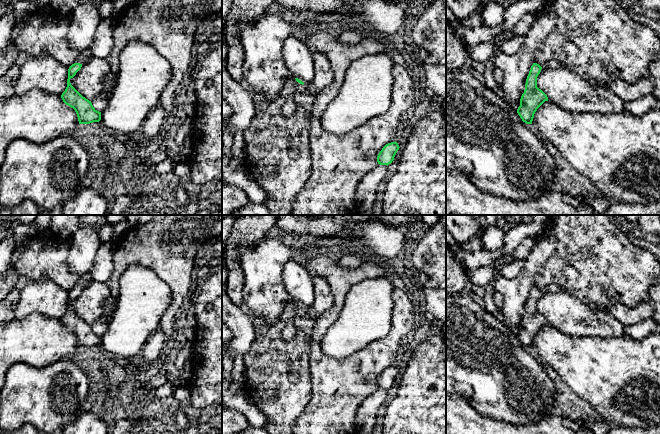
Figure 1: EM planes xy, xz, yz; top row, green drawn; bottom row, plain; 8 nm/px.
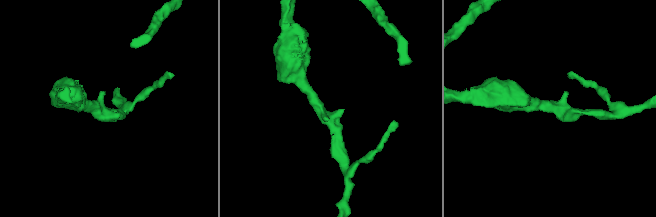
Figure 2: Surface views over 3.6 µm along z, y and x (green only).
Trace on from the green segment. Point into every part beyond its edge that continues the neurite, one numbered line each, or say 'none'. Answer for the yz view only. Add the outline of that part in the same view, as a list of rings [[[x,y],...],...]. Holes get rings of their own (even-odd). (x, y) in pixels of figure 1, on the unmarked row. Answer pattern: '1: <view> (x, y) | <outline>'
none

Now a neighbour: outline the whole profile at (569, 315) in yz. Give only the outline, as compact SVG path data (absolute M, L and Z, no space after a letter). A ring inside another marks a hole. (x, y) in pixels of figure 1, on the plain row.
M565 291L542 292L537 301L537 311L548 321L548 324L564 334L599 338L624 338L625 325L616 317L600 309L591 309L587 304L576 299Z

